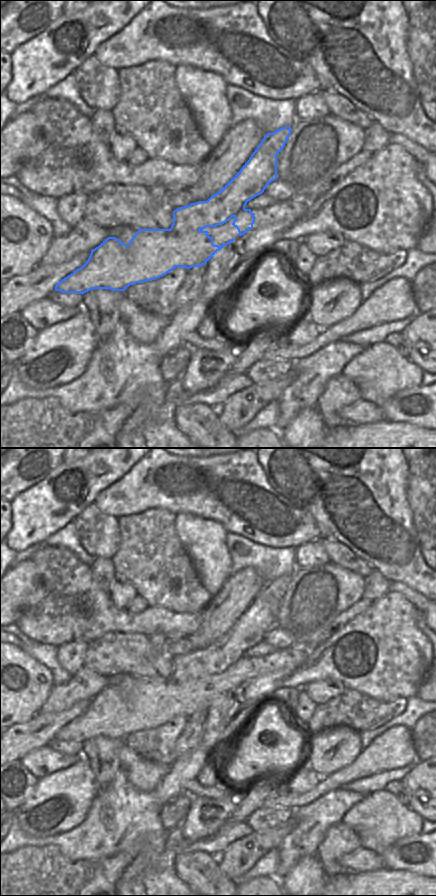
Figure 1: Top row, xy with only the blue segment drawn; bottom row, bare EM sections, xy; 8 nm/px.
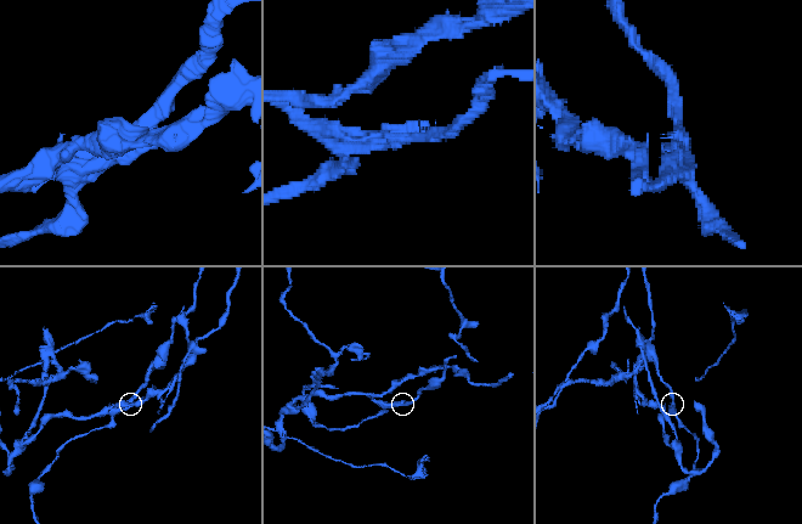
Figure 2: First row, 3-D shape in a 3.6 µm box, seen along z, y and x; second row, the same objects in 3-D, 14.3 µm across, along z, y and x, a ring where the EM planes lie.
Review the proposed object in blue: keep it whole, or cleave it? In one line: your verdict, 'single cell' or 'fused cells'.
fused cells

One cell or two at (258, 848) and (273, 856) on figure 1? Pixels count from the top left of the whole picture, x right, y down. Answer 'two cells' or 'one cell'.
two cells

